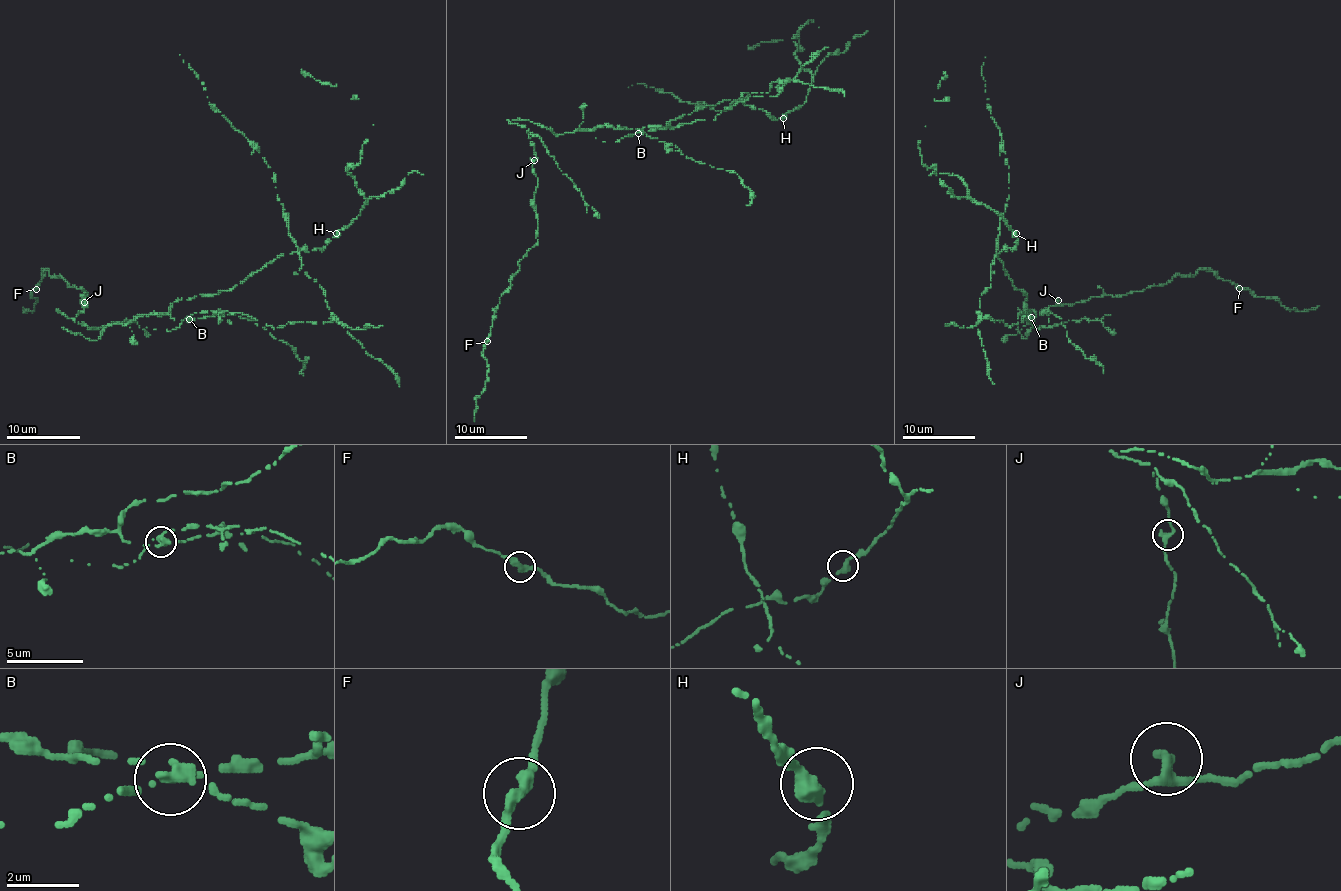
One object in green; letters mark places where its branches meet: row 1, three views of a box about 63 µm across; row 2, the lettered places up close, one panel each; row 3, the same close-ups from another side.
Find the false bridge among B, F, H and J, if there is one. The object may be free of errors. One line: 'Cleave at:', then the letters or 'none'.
Cleave at: B

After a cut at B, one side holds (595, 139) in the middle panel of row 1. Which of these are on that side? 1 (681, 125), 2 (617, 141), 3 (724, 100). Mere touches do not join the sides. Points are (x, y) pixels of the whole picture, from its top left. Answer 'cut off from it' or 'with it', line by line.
1: with it
2: with it
3: cut off from it

